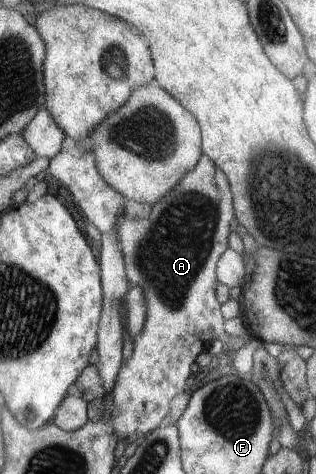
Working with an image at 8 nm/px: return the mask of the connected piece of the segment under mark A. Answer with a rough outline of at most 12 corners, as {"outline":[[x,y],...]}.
{"outline":[[204,153],[114,232],[146,318],[110,392],[130,444],[161,426],[224,332],[234,218]]}

